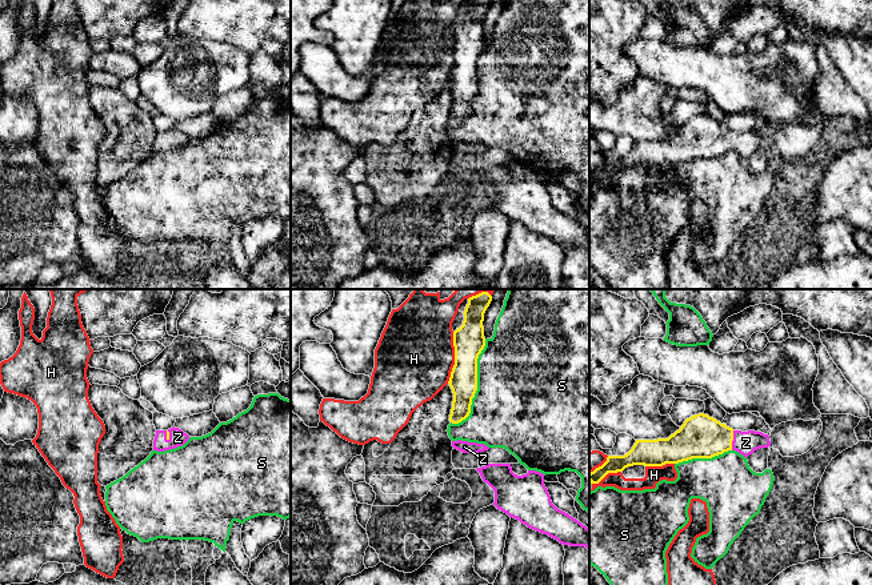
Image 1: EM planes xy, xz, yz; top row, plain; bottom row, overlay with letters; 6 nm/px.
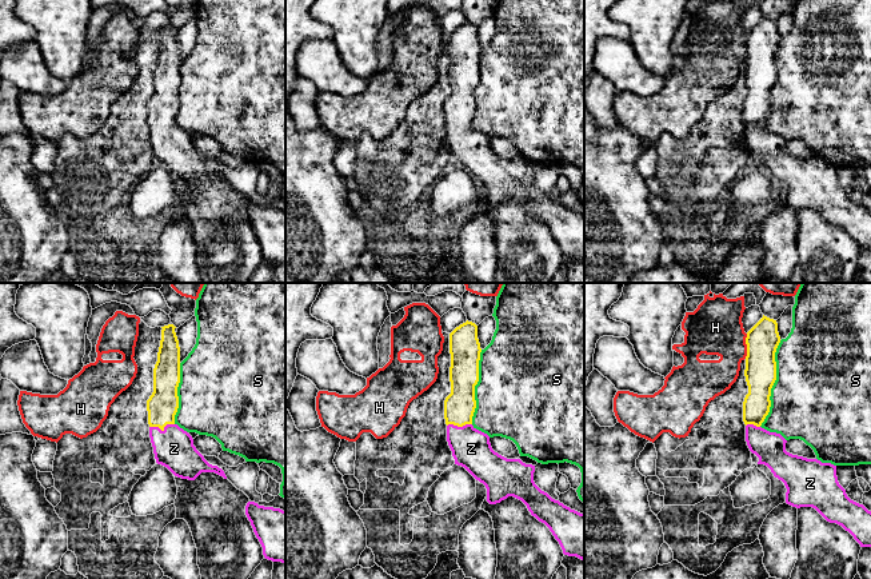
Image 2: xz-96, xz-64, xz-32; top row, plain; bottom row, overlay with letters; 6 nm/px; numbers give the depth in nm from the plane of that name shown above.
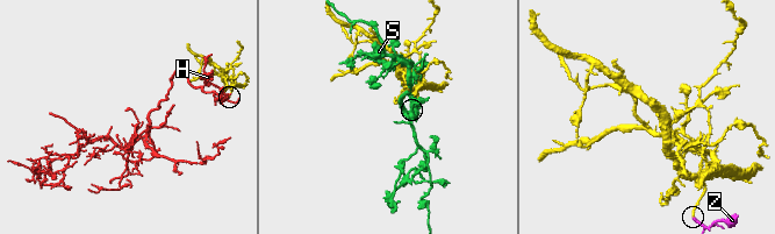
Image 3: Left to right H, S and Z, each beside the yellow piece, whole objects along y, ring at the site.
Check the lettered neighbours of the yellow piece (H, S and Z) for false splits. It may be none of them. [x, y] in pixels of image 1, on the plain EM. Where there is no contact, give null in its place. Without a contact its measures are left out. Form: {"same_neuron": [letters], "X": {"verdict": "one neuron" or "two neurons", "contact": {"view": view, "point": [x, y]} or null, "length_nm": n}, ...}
{"same_neuron": ["Z"], "H": {"verdict": "two neurons", "contact": {"view": "xz", "point": [455, 59]}, "length_nm": 320}, "S": {"verdict": "two neurons", "contact": {"view": "xz", "point": [476, 87]}, "length_nm": 550}, "Z": {"verdict": "one neuron", "contact": {"view": "yz", "point": [732, 141]}, "length_nm": 120}}

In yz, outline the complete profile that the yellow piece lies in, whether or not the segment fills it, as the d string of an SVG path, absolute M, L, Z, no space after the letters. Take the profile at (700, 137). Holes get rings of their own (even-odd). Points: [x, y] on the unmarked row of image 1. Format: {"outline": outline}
{"outline": "M699 115L684 123L668 140L636 141L624 157L608 157L607 163L589 175L589 184L599 185L608 175L628 168L663 168L692 160L712 160L728 152L748 159L760 149L771 148L769 137L761 133L733 132L708 116Z"}

